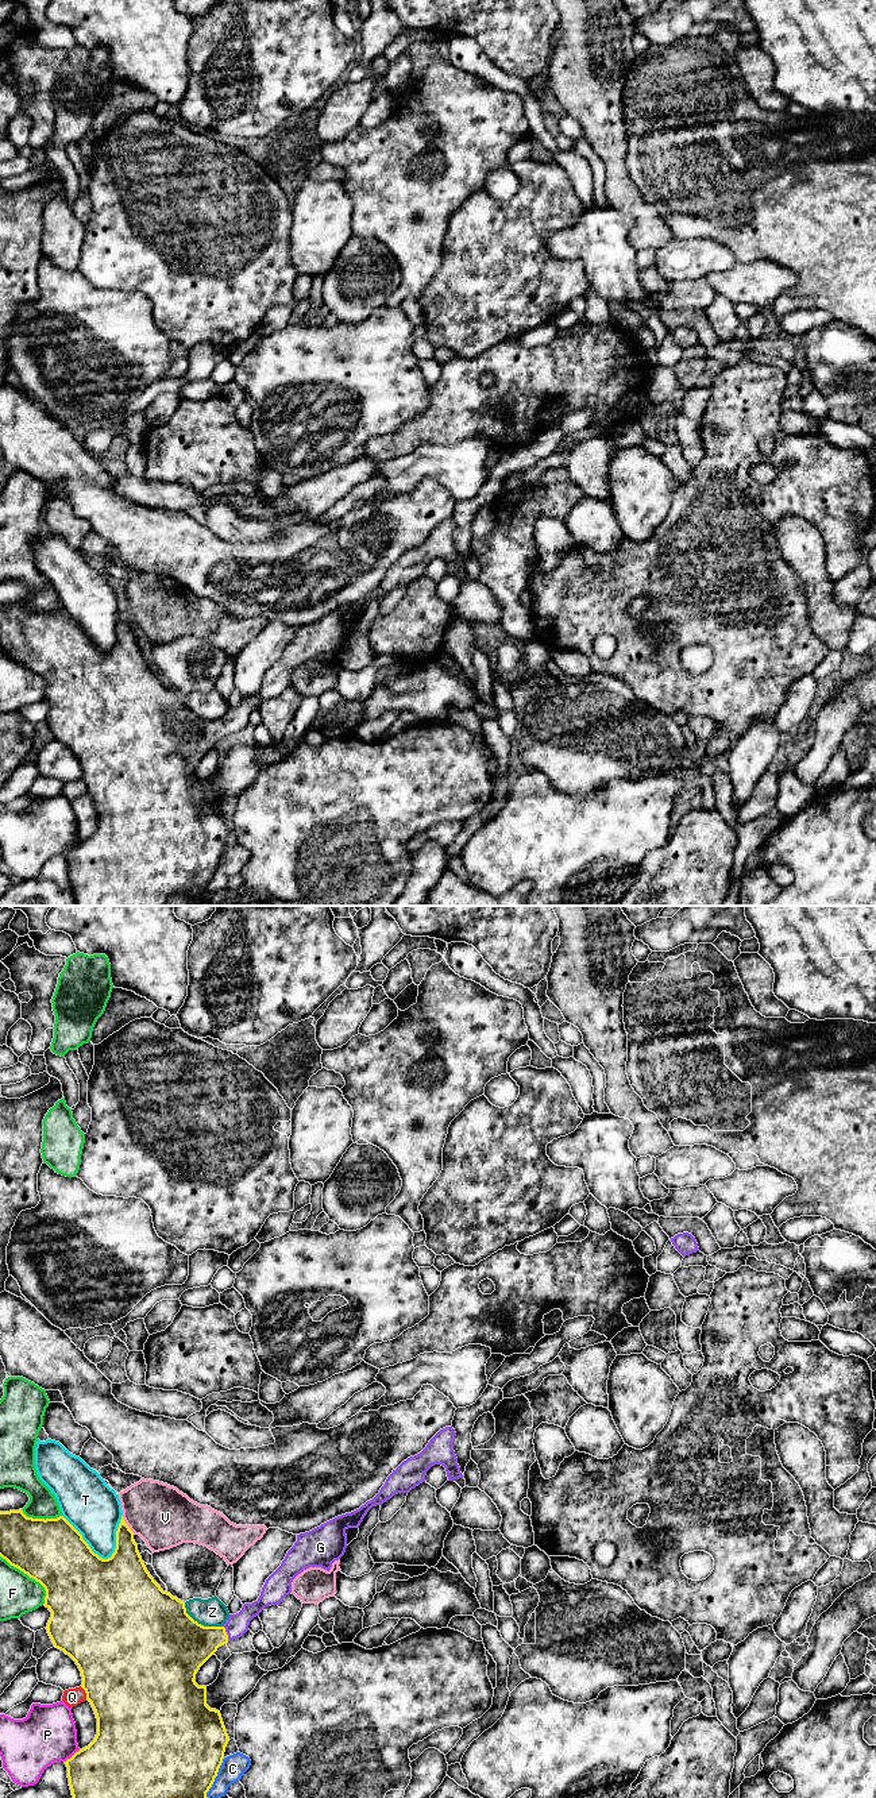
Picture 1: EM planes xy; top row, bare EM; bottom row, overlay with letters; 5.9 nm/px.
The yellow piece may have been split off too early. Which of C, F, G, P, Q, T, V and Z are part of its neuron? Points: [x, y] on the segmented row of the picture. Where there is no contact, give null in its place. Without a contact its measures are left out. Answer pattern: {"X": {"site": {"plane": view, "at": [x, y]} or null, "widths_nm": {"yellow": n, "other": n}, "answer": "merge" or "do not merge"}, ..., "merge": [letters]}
{"C": {"site": {"plane": "xy", "at": [215, 1777]}, "widths_nm": {"yellow": 500, "other": 150}, "answer": "do not merge"}, "F": {"site": {"plane": "xy", "at": [30, 1577]}, "widths_nm": {"yellow": 400, "other": 240}, "answer": "do not merge"}, "G": {"site": {"plane": "xy", "at": [226, 1633]}, "widths_nm": {"yellow": 300, "other": 140}, "answer": "merge"}, "P": {"site": {"plane": "xy", "at": [73, 1755]}, "widths_nm": {"yellow": 380, "other": 340}, "answer": "do not merge"}, "Q": {"site": {"plane": "xy", "at": [85, 1692]}, "widths_nm": {"yellow": 500, "other": 110}, "answer": "do not merge"}, "T": {"site": {"plane": "xy", "at": [87, 1543]}, "widths_nm": {"yellow": 400, "other": 320}, "answer": "do not merge"}, "V": {"site": {"plane": "xy", "at": [126, 1524]}, "widths_nm": {"yellow": 200, "other": 360}, "answer": "do not merge"}, "Z": {"site": {"plane": "xy", "at": [200, 1624]}, "widths_nm": {"yellow": 480, "other": 170}, "answer": "do not merge"}, "merge": ["G"]}

